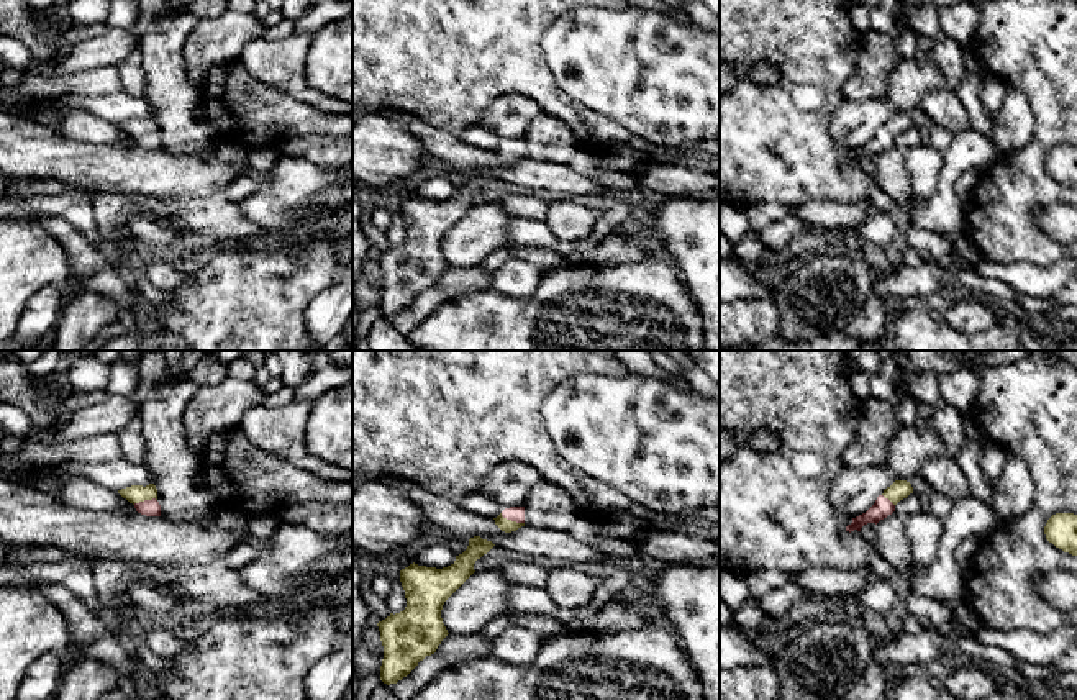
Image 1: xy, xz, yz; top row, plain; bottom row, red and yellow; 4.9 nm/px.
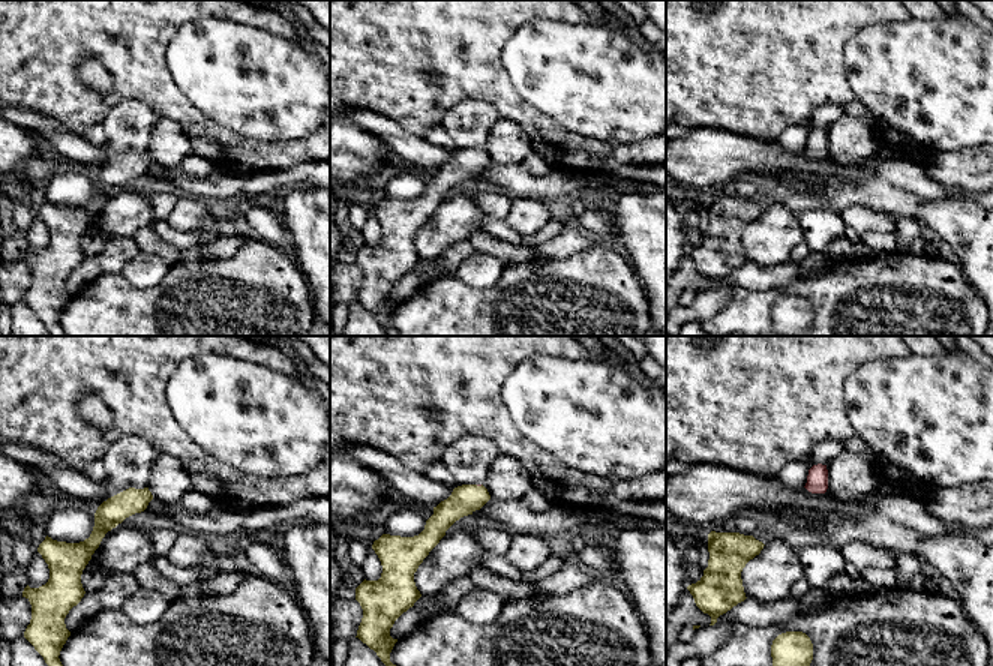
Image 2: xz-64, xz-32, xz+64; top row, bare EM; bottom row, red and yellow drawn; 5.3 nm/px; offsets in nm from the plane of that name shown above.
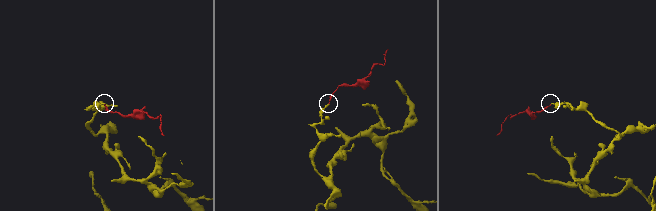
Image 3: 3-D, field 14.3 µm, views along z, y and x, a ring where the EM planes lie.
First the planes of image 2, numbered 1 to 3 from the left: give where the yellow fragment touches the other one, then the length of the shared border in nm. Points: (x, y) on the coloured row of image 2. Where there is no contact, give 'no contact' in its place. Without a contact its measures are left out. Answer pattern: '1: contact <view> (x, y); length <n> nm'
1: no contact
2: contact xz-32 (479, 485); length 40 nm
3: no contact

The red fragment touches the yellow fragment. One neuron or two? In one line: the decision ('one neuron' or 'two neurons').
one neuron

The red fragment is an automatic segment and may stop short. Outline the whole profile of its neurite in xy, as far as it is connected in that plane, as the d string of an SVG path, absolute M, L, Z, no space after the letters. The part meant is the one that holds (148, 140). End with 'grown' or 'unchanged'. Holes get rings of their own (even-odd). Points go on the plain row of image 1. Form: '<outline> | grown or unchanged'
M154 116L146 120L131 118L118 123L118 126L134 138L136 144L146 149L161 149L161 138L157 134L157 121Z | grown

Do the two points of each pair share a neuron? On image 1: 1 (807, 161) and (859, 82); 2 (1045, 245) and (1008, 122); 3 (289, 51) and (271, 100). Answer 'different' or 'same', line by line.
1: different
2: different
3: different

